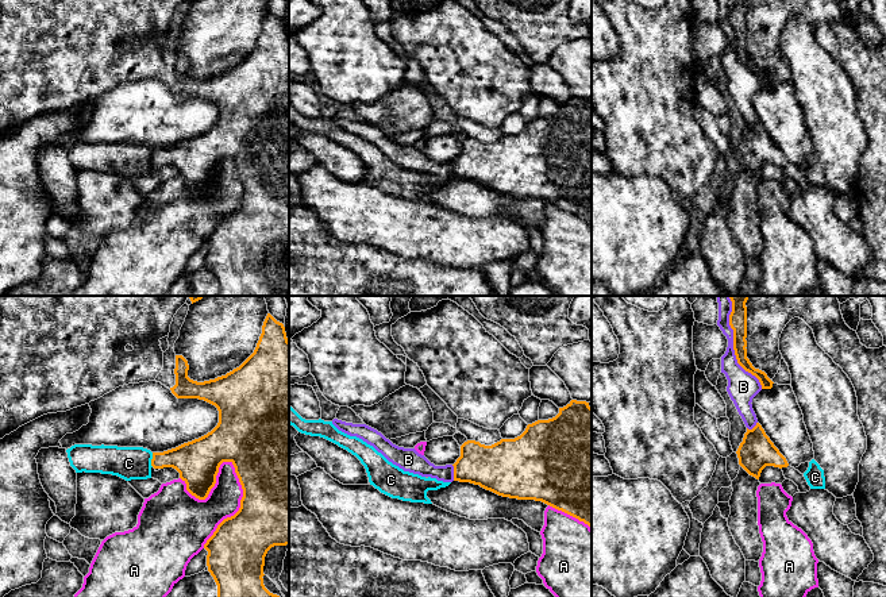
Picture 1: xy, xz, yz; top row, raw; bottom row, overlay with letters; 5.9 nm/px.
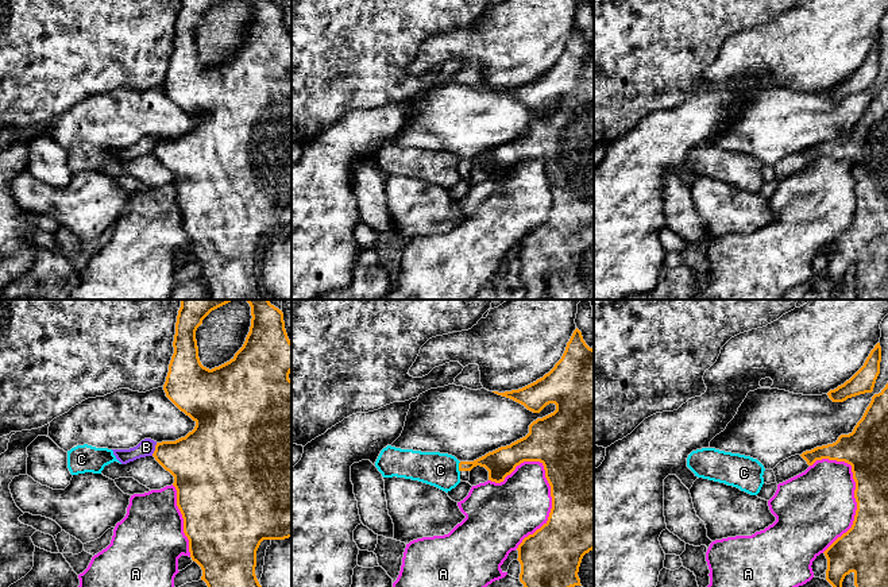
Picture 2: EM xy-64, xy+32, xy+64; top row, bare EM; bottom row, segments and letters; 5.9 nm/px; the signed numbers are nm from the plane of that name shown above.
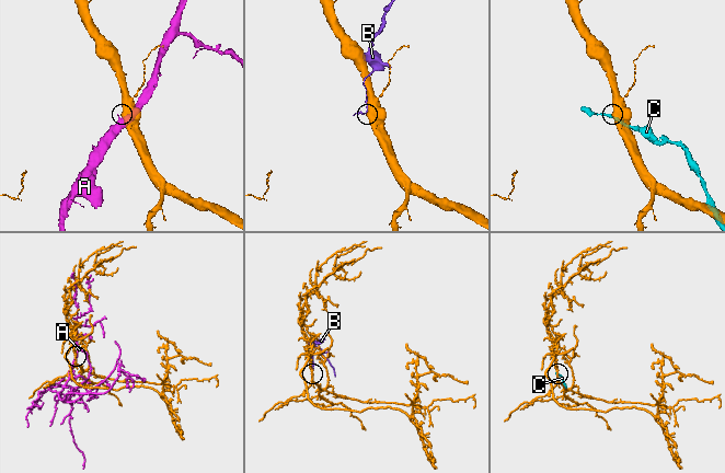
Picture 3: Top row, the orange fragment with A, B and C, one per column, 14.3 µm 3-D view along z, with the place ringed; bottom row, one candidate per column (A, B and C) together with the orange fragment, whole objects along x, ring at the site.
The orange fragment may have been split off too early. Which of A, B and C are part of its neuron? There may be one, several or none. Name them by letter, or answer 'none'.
none

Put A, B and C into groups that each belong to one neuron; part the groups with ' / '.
A / B / C

